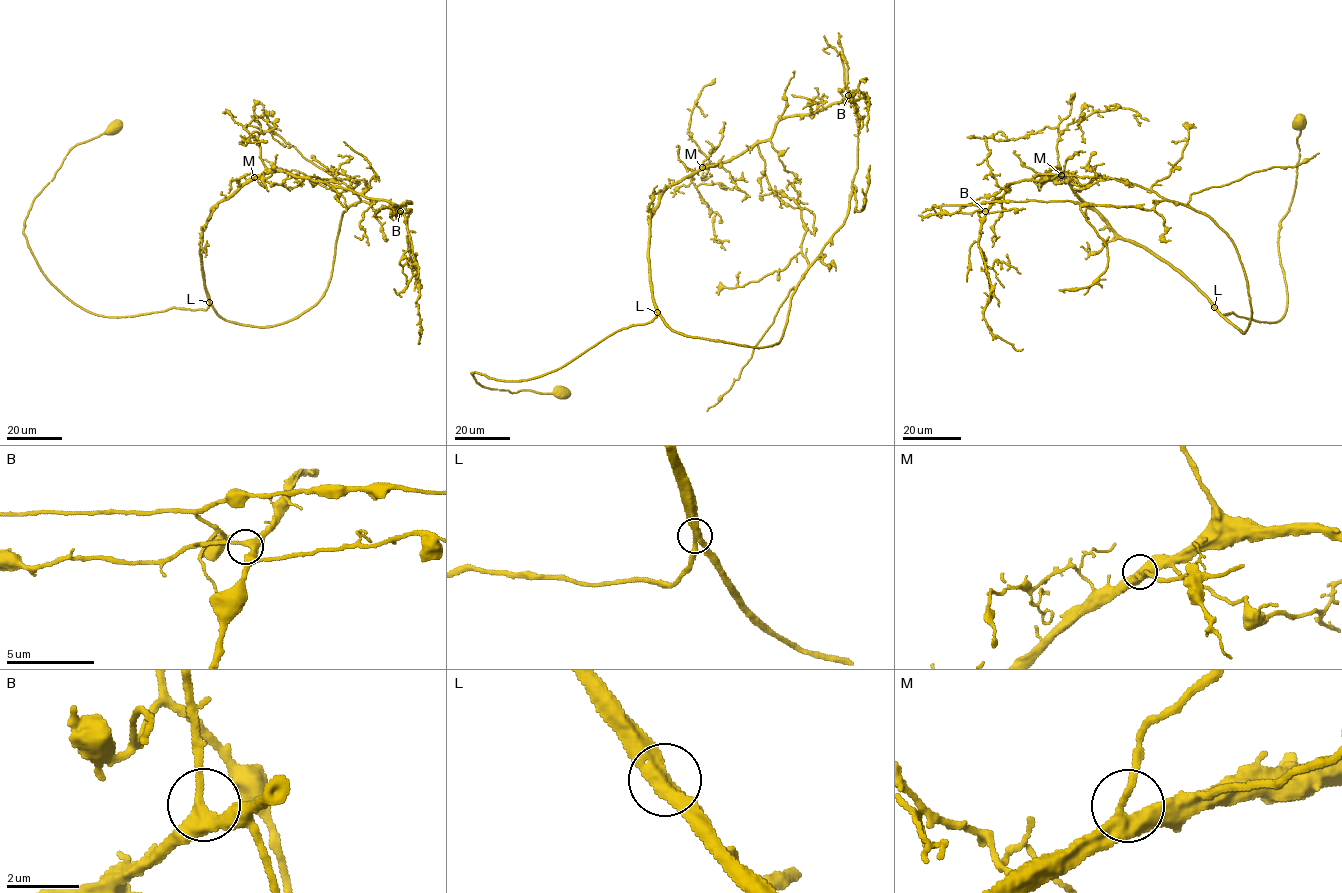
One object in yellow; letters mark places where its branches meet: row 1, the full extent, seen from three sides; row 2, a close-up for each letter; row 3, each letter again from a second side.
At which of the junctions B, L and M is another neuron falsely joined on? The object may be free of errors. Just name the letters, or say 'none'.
none

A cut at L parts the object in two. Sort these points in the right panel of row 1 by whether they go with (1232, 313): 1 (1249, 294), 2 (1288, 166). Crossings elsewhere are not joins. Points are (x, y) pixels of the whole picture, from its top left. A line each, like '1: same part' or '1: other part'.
1: other part
2: other part

